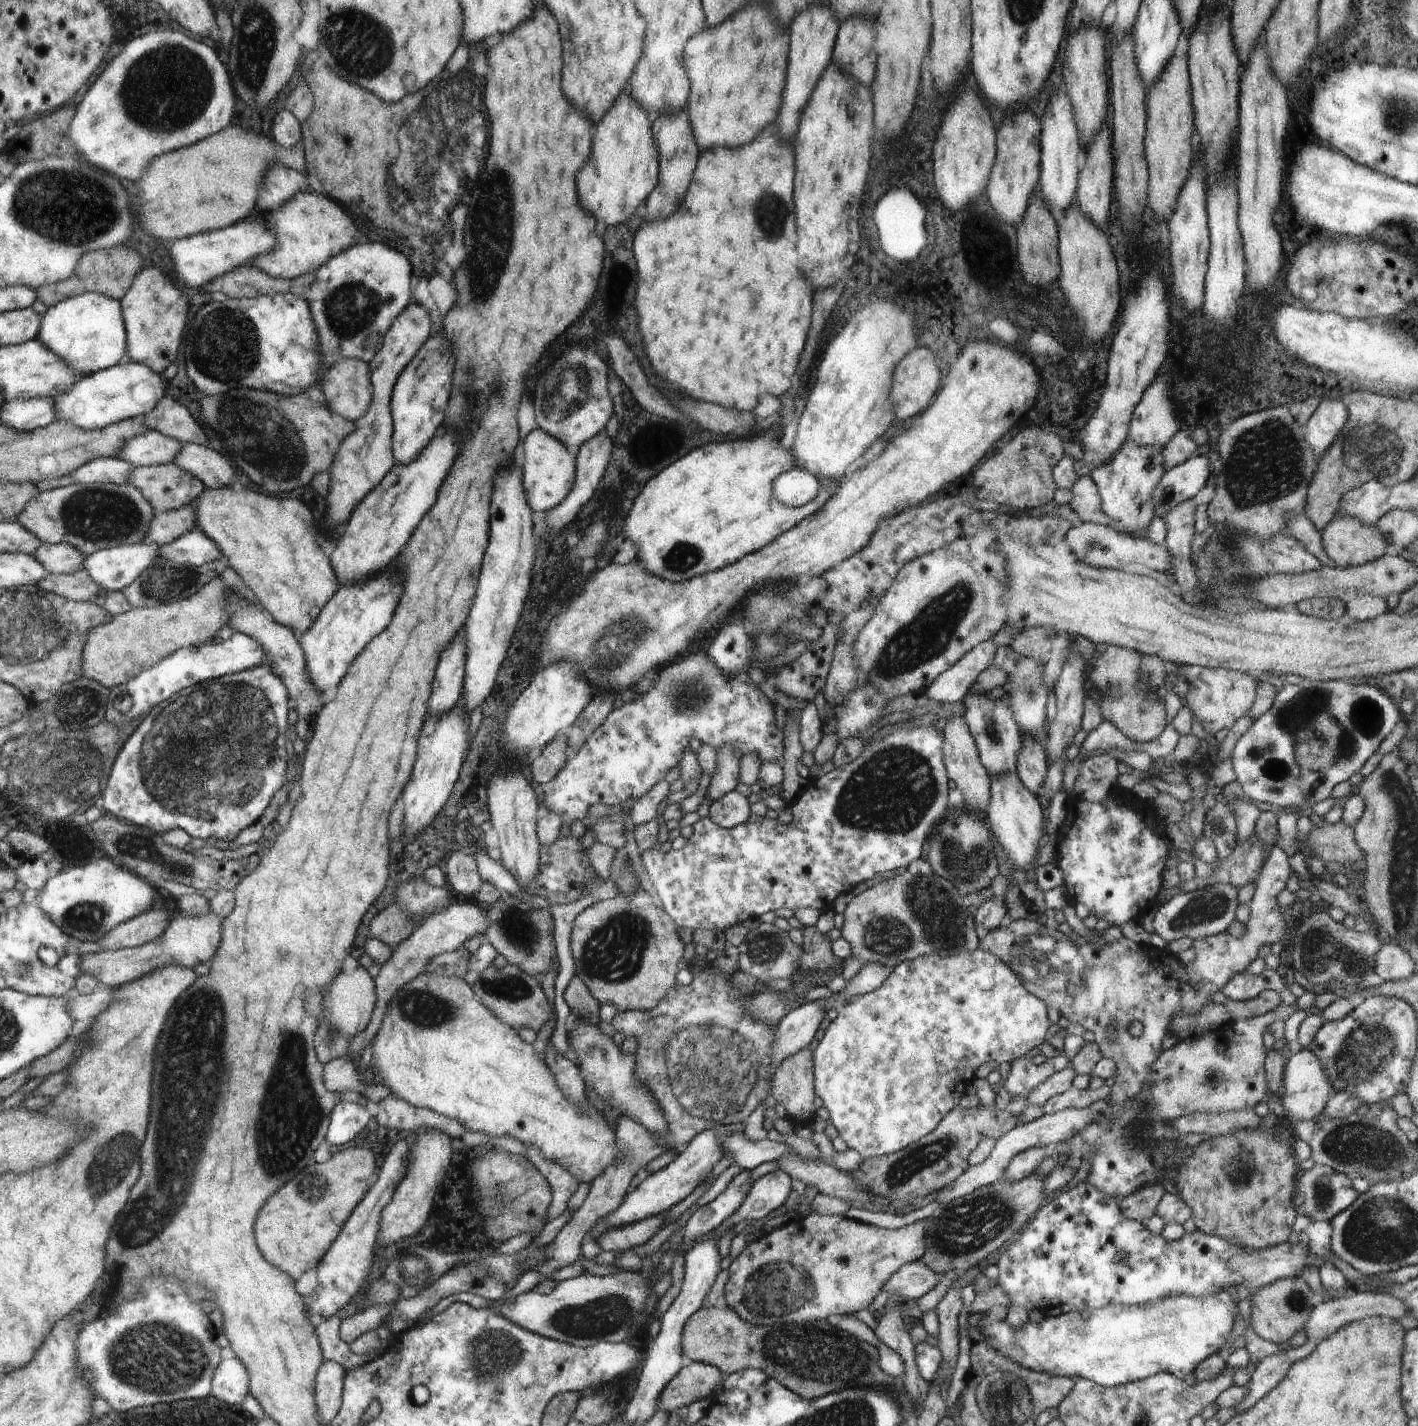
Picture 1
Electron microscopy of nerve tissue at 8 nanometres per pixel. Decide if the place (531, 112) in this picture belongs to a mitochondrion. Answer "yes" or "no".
no

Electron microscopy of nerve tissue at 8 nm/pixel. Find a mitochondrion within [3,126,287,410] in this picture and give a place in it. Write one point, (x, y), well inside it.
(84, 207)

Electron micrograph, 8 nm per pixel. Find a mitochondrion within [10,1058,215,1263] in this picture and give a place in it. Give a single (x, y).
(109, 1167)

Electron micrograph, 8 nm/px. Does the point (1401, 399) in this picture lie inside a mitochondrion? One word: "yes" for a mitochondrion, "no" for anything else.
no

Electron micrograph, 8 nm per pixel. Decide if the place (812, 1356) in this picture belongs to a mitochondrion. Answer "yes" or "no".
yes

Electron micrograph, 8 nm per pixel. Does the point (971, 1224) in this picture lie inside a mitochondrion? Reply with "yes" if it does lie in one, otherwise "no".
yes

